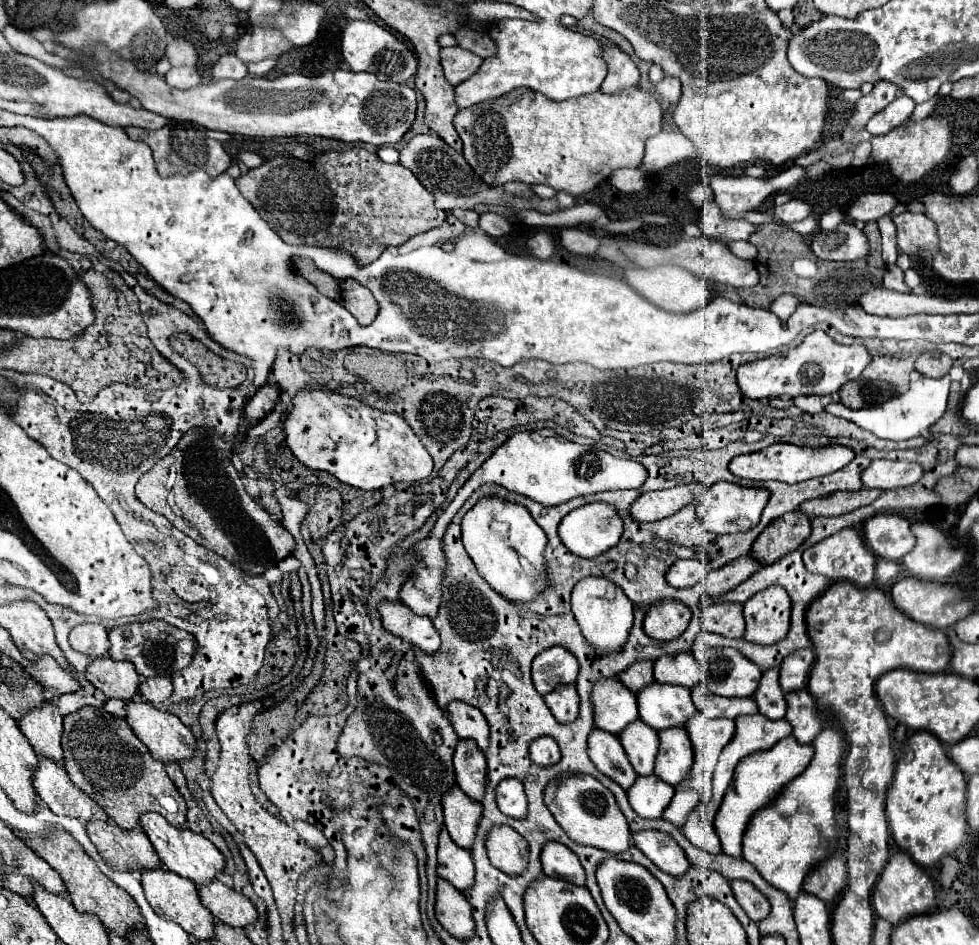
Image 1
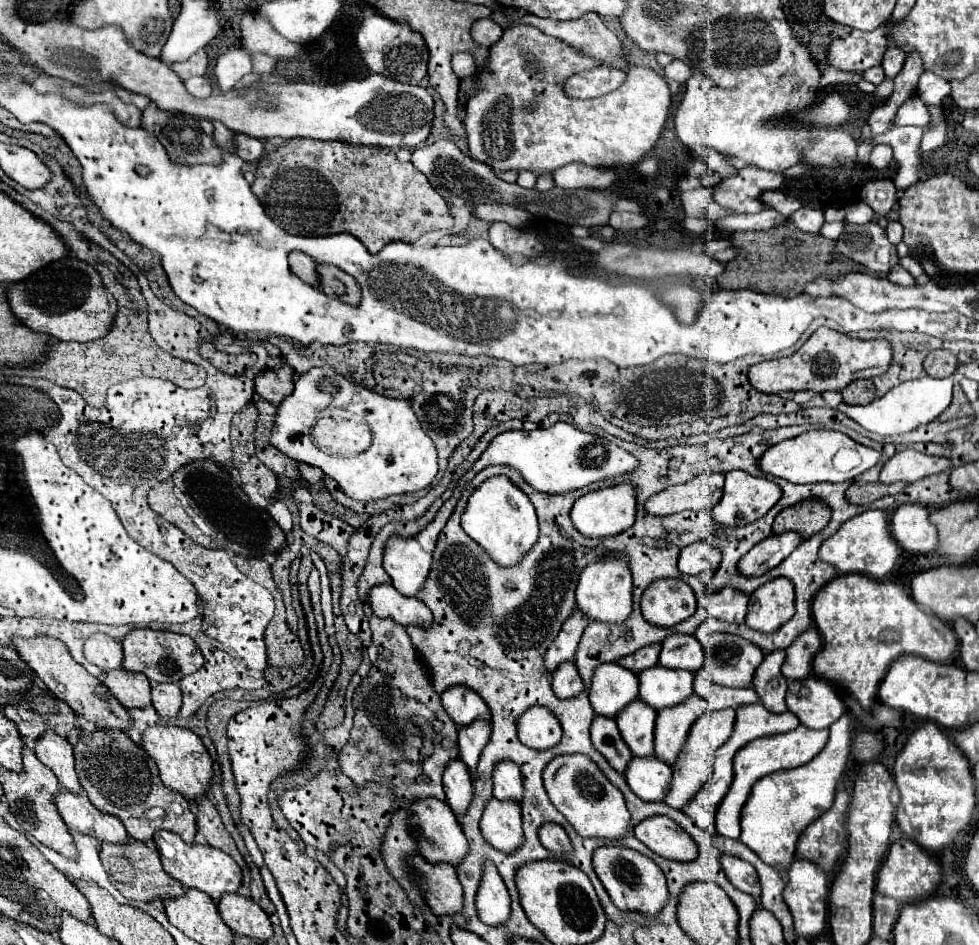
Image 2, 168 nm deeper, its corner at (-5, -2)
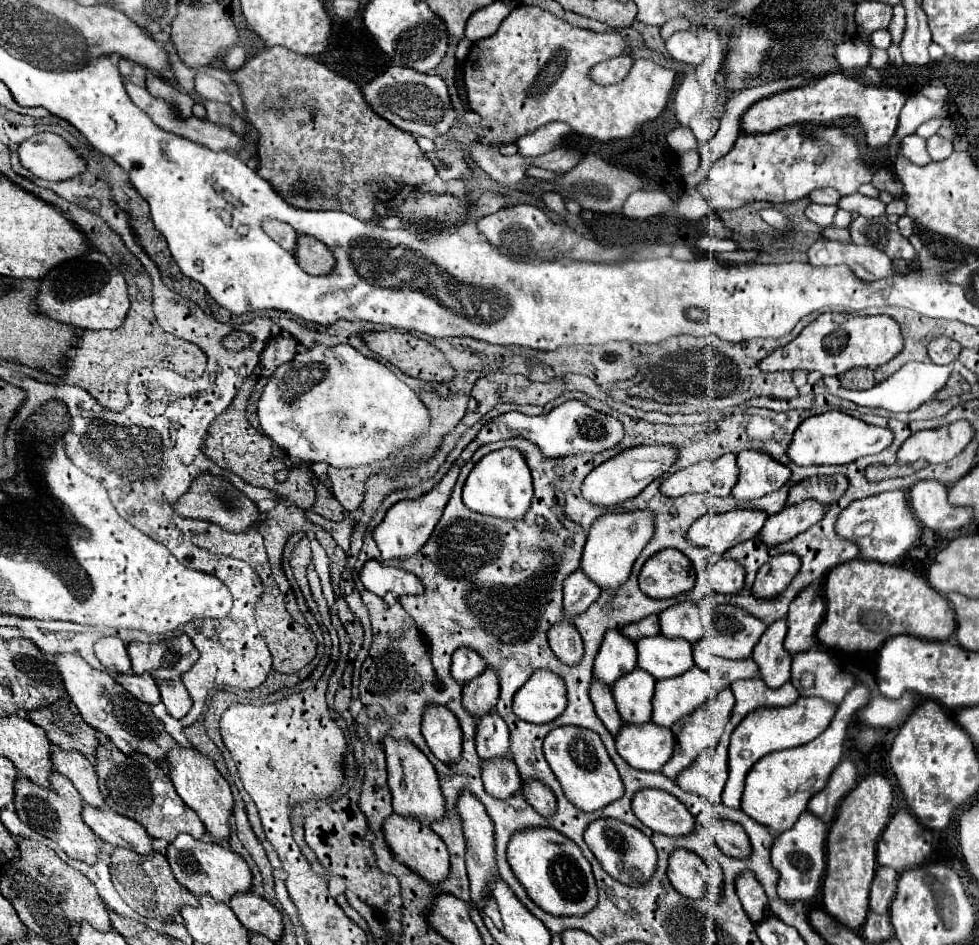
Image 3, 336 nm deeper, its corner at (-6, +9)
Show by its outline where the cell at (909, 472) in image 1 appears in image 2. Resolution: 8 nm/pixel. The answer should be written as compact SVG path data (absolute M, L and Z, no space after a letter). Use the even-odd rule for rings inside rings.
M906 448L884 462L884 468L880 472L880 480L882 480L882 484L892 484L892 482L912 484L912 482L922 480L926 476L938 474L938 472L946 470L948 466L950 466L948 458L926 456L922 452Z

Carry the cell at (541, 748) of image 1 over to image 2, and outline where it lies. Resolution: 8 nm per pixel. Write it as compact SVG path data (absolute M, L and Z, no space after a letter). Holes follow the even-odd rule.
M534 706L520 716L518 736L522 744L534 750L550 750L550 746L558 746L562 738L562 728L548 708Z

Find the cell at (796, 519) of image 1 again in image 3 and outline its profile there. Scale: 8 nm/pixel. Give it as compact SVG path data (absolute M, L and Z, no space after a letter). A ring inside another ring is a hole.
M833 475L833 477L811 477L803 483L797 483L791 487L787 505L799 503L805 499L817 499L825 505L835 503L843 493L847 491L847 477L845 475Z

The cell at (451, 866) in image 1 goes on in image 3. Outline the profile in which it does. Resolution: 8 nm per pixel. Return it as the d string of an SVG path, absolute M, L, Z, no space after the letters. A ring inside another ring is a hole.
M385 737L385 755L389 769L389 789L393 795L393 809L403 817L415 817L421 823L433 823L445 815L445 799L439 789L439 779L429 759L409 739Z

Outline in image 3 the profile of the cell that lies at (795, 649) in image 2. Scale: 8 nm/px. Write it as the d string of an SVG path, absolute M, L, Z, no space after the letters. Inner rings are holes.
M811 585L799 591L787 613L789 631L785 637L785 649L791 655L809 651L817 645L815 631L823 621L823 615L825 615L825 601L823 595L817 591L817 587Z

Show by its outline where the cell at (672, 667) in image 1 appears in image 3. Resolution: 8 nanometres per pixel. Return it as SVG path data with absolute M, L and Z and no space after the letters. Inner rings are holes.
M691 601L675 603L673 607L661 611L659 621L661 621L661 633L667 637L683 637L689 643L695 643L703 637L703 625L697 603Z

